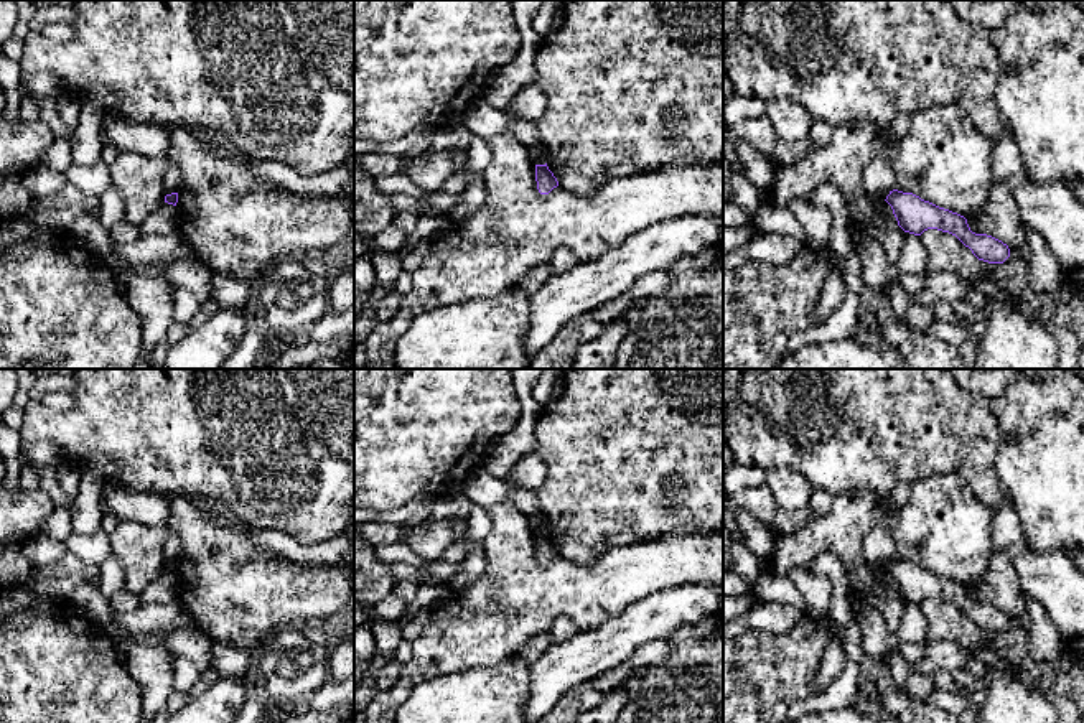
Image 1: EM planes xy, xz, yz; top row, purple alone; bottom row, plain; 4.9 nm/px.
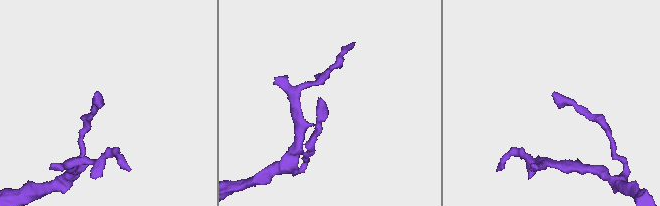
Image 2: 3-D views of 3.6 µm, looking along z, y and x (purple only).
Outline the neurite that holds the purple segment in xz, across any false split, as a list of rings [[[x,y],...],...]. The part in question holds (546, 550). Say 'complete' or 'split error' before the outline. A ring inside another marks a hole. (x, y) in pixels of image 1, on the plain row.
complete | [[[535,534],[535,550],[540,563],[549,563],[554,557],[558,555],[557,547],[545,534]]]

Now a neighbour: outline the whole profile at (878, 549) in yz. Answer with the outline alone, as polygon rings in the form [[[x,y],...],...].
[[[878,527],[863,540],[865,562],[871,570],[885,570],[895,558],[893,540],[888,529]]]

